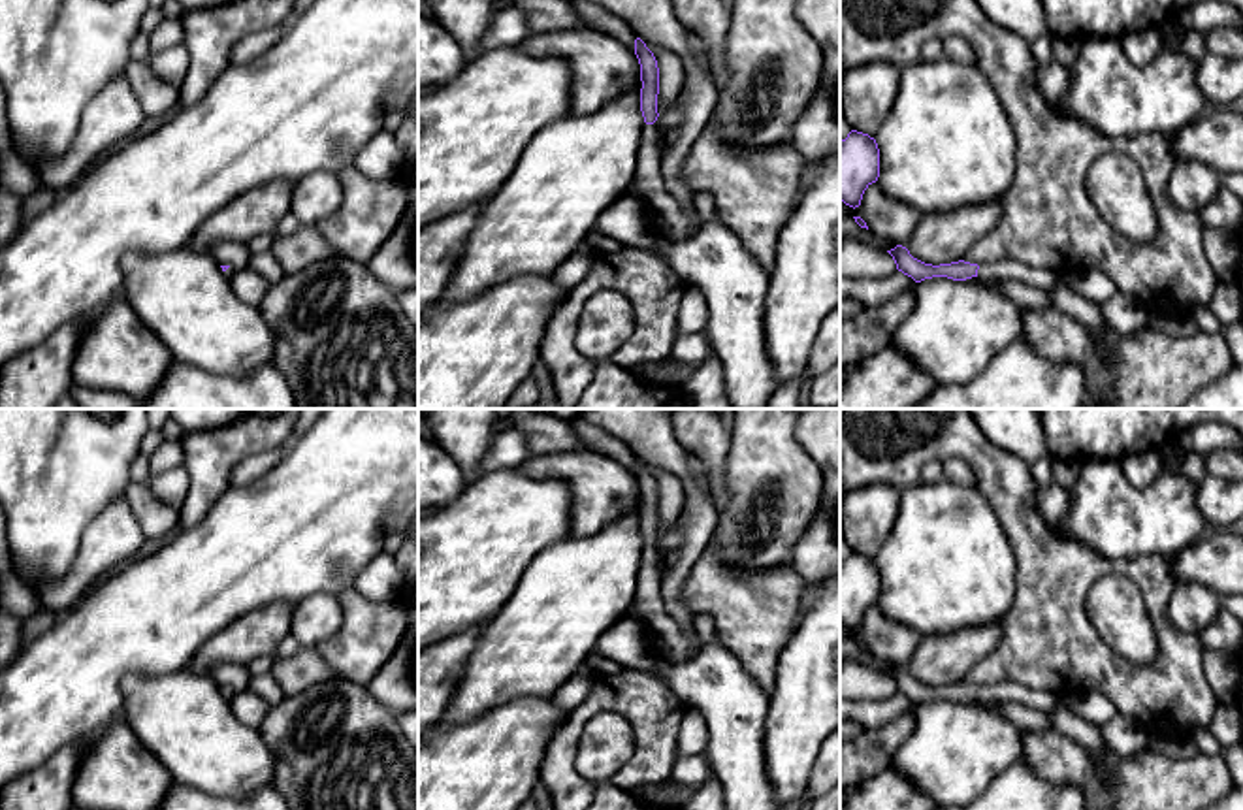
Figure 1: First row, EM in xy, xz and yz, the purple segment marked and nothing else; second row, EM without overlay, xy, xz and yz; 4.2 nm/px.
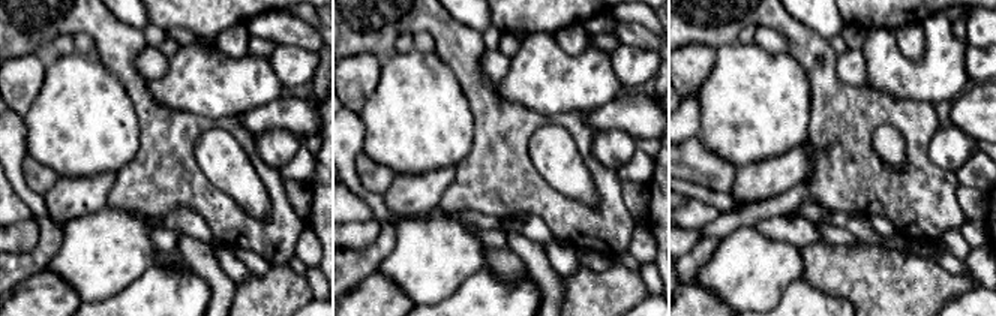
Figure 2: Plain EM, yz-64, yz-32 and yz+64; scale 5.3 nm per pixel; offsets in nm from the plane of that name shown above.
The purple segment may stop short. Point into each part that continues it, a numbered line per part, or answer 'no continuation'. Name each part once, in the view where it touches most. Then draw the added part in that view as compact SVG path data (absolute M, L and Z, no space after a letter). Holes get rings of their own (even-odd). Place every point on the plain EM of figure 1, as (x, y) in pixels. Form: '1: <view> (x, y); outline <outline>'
1: yz (1008, 692); outline M1002 682L994 686L983 686L977 691L977 699L993 703L1021 703L1028 708L1051 712L1057 705L1064 703L1068 695L1030 689L1017 682Z

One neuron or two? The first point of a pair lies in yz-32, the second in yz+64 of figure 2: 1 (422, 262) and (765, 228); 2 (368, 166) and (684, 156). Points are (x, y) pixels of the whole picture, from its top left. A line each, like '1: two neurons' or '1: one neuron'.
1: two neurons
2: one neuron

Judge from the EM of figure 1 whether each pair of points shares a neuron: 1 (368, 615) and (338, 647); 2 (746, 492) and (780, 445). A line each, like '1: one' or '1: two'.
1: one
2: one

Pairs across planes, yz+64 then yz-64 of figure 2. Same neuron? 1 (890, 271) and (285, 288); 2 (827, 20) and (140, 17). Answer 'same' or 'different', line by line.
1: same
2: same

